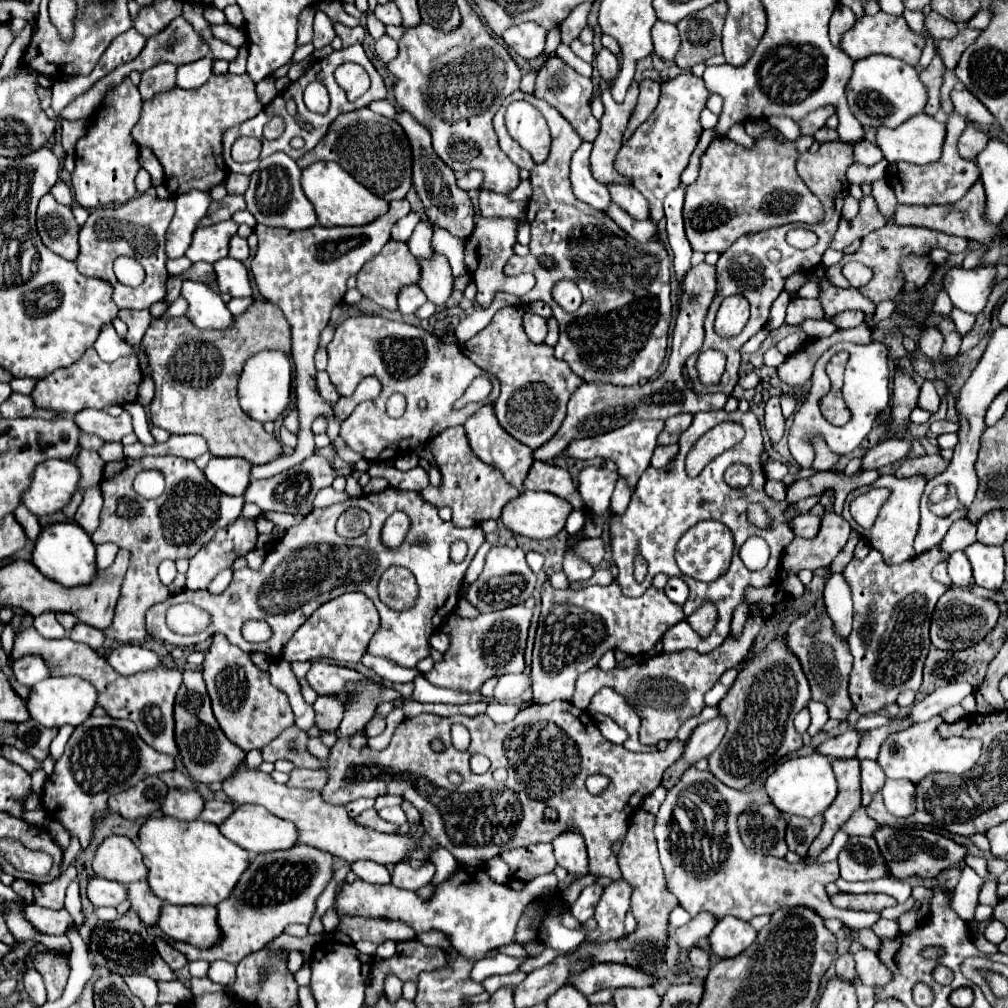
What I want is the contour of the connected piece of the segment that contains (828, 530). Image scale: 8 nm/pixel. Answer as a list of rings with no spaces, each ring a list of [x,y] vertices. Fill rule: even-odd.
[[[824,508],[824,516],[820,522],[820,532],[812,540],[792,540],[786,548],[786,556],[782,558],[784,570],[798,572],[802,568],[818,570],[824,566],[830,566],[832,560],[838,556],[838,552],[844,548],[850,524],[842,520],[834,512],[834,508]]]

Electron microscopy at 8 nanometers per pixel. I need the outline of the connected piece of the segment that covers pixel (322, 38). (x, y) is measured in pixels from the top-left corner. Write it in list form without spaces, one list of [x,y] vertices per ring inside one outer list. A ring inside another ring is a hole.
[[[316,12],[314,16],[314,48],[322,48],[322,46],[328,46],[332,40],[334,40],[336,32],[334,32],[334,26],[330,22],[330,18],[324,14],[324,12]]]

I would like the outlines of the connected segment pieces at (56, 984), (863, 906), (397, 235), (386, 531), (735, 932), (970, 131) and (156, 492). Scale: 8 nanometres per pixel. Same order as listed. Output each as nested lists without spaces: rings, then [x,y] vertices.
[[[50,950],[36,952],[32,956],[34,968],[44,978],[48,1002],[54,1002],[54,1000],[58,1000],[62,996],[68,974],[70,974],[68,962],[70,962],[70,954],[60,954],[60,952],[50,952]]]
[[[838,892],[830,896],[830,902],[836,908],[850,908],[864,912],[880,912],[882,908],[896,904],[896,900],[888,894],[846,894],[846,892]]]
[[[410,212],[410,214],[404,216],[404,218],[400,218],[400,220],[394,224],[394,228],[392,228],[392,238],[406,242],[406,240],[412,236],[412,232],[414,232],[416,222],[420,222],[420,216],[414,214],[414,212]]]
[[[394,512],[382,528],[382,544],[390,550],[400,548],[410,530],[410,518],[404,512]]]
[[[724,916],[718,920],[708,940],[714,954],[718,954],[720,958],[732,958],[744,952],[756,940],[756,930],[750,922],[734,916]]]
[[[966,126],[960,140],[958,140],[958,154],[966,160],[974,160],[976,154],[986,146],[988,136],[978,130],[976,126]]]
[[[142,470],[134,478],[134,488],[144,498],[158,498],[164,492],[164,474],[160,470]]]

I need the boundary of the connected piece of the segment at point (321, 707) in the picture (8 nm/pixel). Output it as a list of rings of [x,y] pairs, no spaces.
[[[336,694],[318,696],[314,702],[314,710],[316,710],[316,726],[322,730],[336,730],[344,714],[342,700]]]

